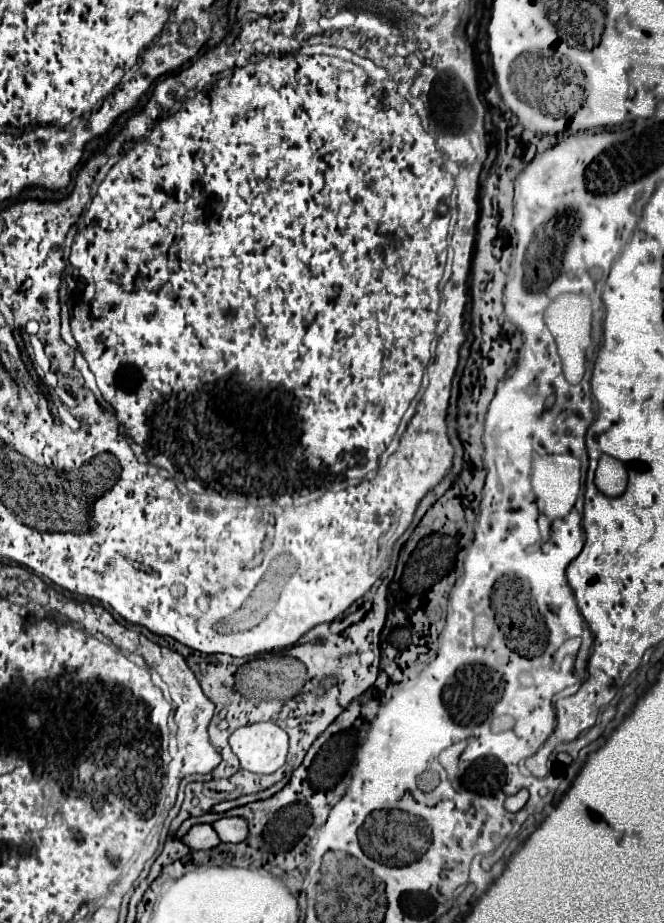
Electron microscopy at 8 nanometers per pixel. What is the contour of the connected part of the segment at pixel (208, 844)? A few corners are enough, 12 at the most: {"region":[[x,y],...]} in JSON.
{"region":[[194,825],[184,843],[190,849],[212,849],[220,843],[212,825]]}

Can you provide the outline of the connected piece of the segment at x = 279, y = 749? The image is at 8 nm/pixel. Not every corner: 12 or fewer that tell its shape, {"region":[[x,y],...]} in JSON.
{"region":[[276,723],[230,735],[242,769],[274,773],[284,765],[288,735]]}

